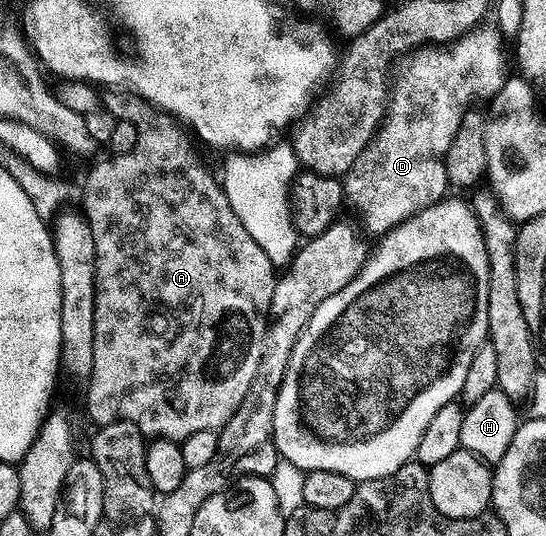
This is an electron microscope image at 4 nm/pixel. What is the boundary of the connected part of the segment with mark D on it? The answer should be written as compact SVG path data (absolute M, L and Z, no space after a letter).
M473 29L466 35L461 35L459 39L455 40L446 51L440 51L438 49L432 49L429 55L424 55L408 72L404 75L404 80L400 83L400 88L395 88L394 98L389 102L388 109L384 117L383 123L380 124L378 130L376 130L376 136L369 141L366 145L366 149L362 149L362 153L358 157L358 161L354 161L350 174L343 180L344 194L349 204L353 203L354 206L360 210L361 215L364 217L363 226L369 227L372 231L380 231L379 233L387 233L392 228L397 227L400 223L406 222L412 215L416 215L422 209L426 209L431 203L438 203L441 199L445 198L446 192L449 190L450 184L446 177L446 165L444 164L444 158L446 157L446 149L450 149L450 141L462 118L462 109L469 106L468 103L472 98L477 95L478 98L484 99L484 101L491 100L492 96L498 93L498 89L504 84L506 78L506 72L504 72L504 51L500 48L498 39L496 37L497 32L492 31L480 31L481 29Z

